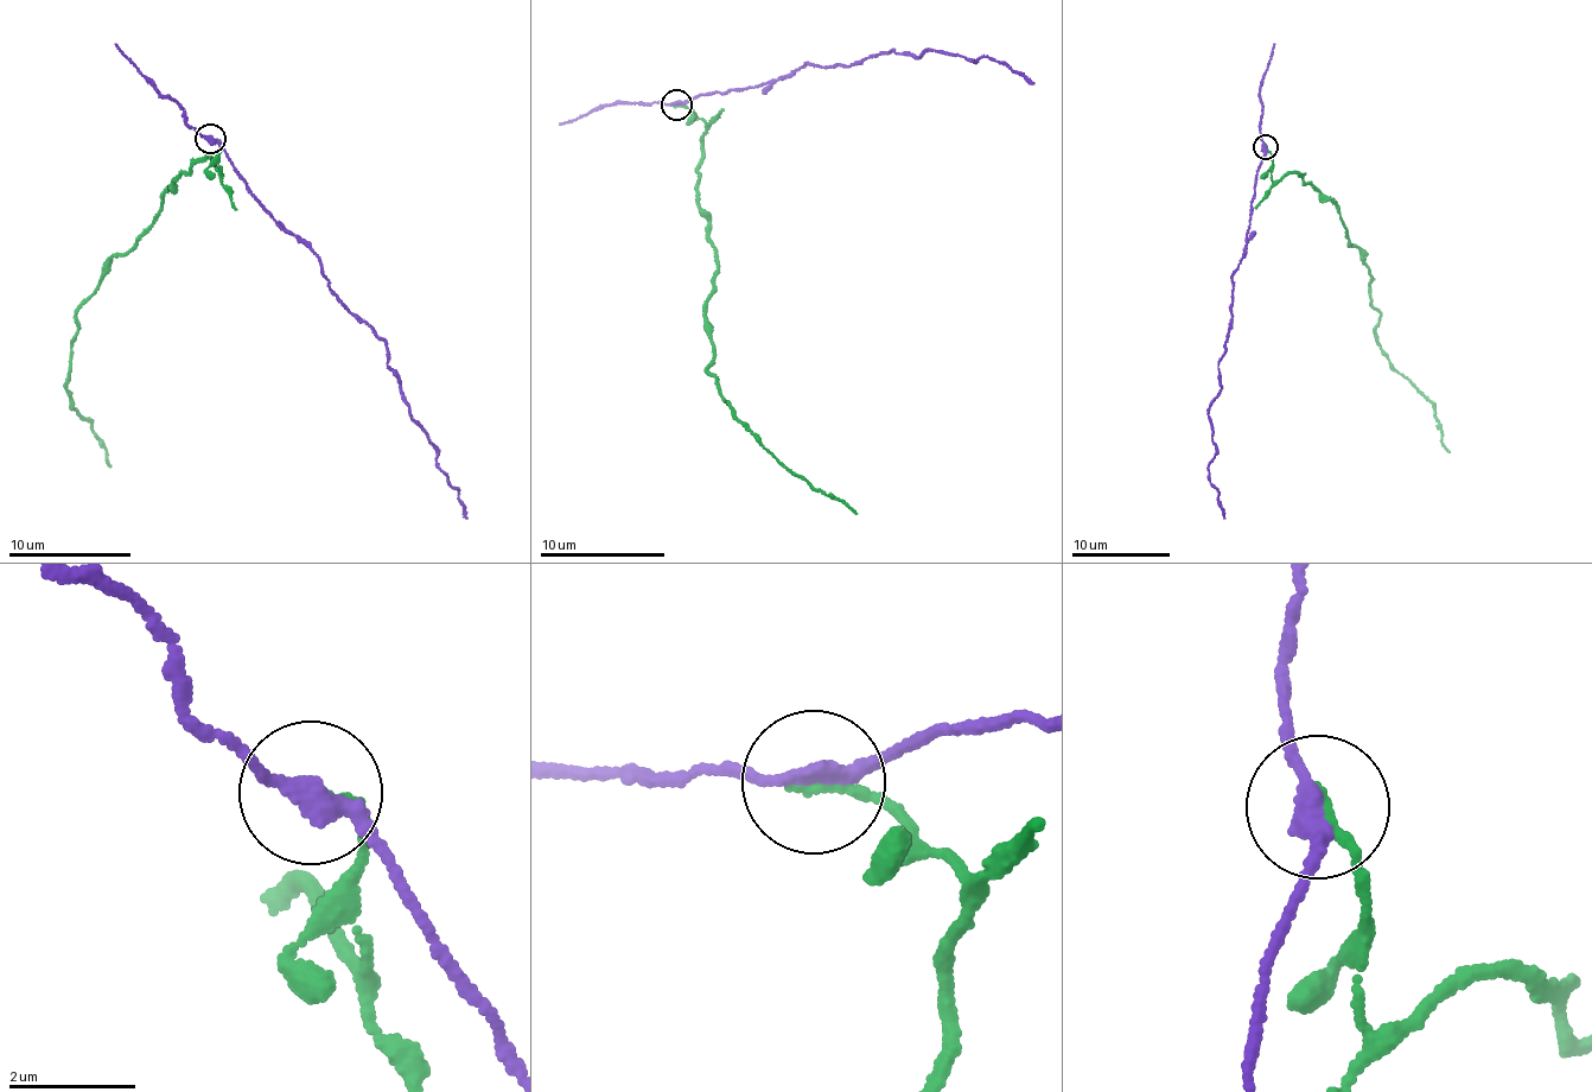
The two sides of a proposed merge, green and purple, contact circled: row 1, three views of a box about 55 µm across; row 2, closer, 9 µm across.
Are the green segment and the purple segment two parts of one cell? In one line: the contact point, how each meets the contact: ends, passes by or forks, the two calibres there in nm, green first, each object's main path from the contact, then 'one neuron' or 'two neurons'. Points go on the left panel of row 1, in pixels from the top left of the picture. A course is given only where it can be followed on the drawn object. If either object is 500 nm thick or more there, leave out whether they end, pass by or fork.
at (210, 138); green ends there; purple passes by; 180 nm thick on the green side, 280 nm on the other; green runs (210, 138), (221, 171), (209, 157), (173, 182), (160, 216), (108, 261), (75, 312), (69, 404), (110, 465); purple runs (210, 138), (261, 209), (318, 258), (332, 296), (387, 344), (386, 367), (456, 488), (466, 519); two neurons

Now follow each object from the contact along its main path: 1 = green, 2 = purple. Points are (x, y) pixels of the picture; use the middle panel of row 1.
1: (676, 105), (704, 121), (698, 204), (719, 255), (705, 322), (714, 351), (706, 372), (752, 436), (857, 513)
2: (676, 105), (763, 89), (808, 63), (851, 67), (889, 51), (917, 59), (933, 51), (985, 57), (1033, 83)

